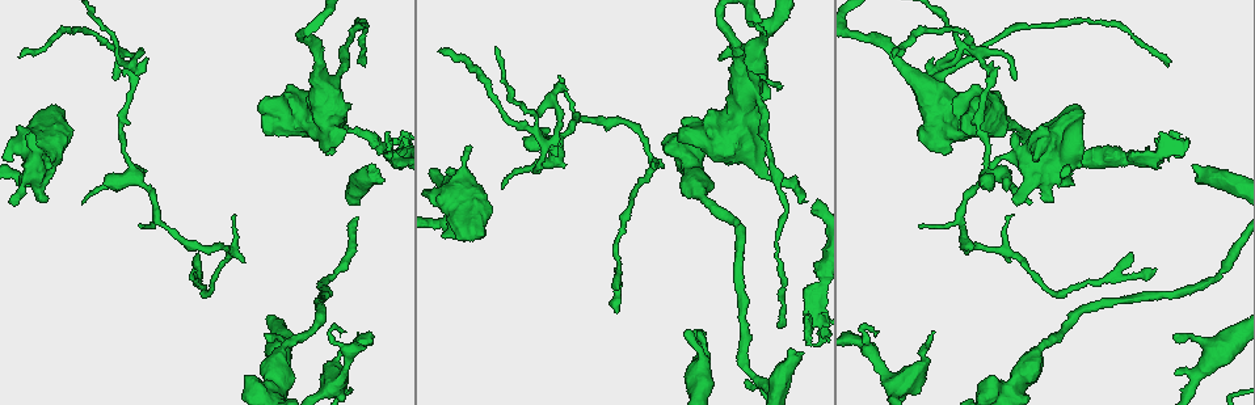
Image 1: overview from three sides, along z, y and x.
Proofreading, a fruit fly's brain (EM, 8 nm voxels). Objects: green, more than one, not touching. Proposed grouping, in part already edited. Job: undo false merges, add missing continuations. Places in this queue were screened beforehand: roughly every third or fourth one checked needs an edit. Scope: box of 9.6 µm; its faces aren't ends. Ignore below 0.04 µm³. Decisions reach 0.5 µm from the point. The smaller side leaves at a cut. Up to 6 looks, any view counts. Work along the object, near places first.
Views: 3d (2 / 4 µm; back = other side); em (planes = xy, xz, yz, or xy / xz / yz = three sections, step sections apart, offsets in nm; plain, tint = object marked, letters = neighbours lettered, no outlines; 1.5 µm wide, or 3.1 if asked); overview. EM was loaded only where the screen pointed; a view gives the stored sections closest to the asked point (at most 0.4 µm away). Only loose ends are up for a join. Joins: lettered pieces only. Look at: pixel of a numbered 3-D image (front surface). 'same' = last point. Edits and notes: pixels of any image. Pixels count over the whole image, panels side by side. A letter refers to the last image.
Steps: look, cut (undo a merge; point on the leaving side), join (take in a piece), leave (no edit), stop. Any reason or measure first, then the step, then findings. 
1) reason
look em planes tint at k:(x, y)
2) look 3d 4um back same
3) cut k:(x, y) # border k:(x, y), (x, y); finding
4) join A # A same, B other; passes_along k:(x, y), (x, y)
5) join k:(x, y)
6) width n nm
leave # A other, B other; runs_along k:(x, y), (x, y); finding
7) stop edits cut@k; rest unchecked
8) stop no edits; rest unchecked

calibre changes
look 3d 2um at 1:(286, 345)

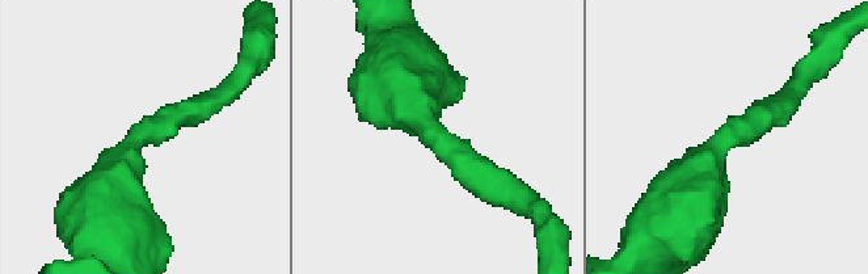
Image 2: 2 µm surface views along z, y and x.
look em xy step 4 plain at 2:(150, 128)

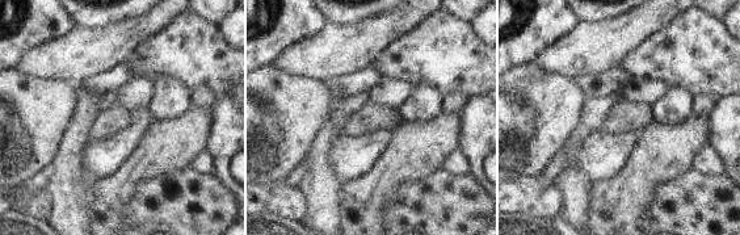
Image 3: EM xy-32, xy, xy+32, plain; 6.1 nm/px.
see the neighbours
look em xy step 4 letters same

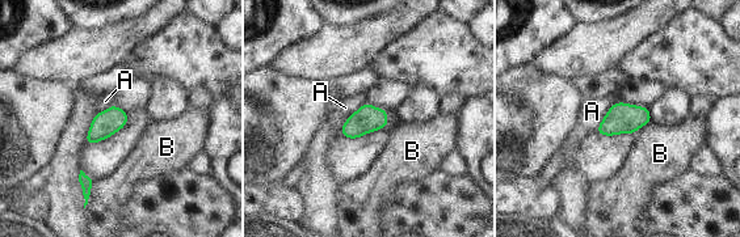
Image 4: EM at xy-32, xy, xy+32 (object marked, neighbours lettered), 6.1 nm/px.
width 160 nm; longest_contact A 220 nm
leave # A other, B other; one neuron here

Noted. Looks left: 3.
tapers out
look 3d 2um back at 1:(994, 167)

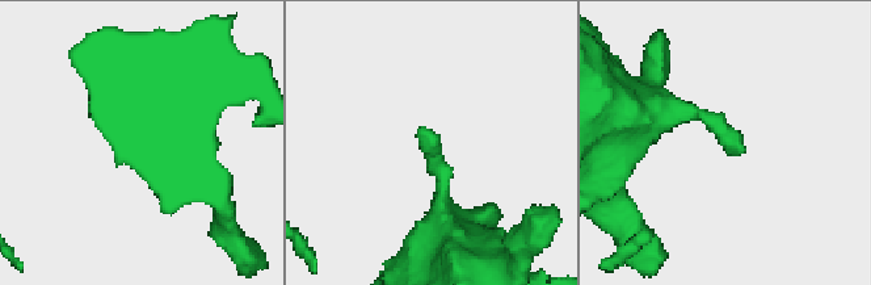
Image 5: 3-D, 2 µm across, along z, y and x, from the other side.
look em planes plain at 5:(422, 131)

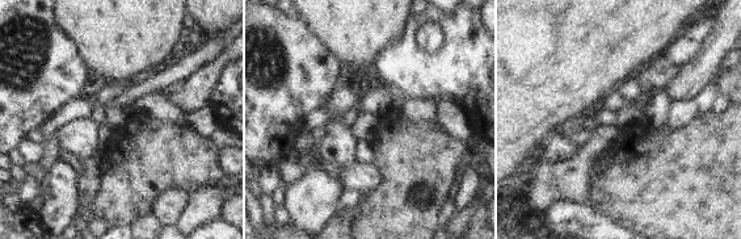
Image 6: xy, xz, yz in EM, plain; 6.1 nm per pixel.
what lies round it
look em planes letters same

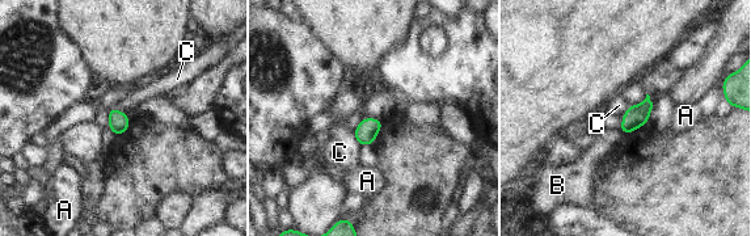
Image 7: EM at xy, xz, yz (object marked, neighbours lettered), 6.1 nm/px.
leave # A other, B other, C other; border 7:(112, 106), (126, 113); none of them fits

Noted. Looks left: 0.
stop no edits; rest unchecked

